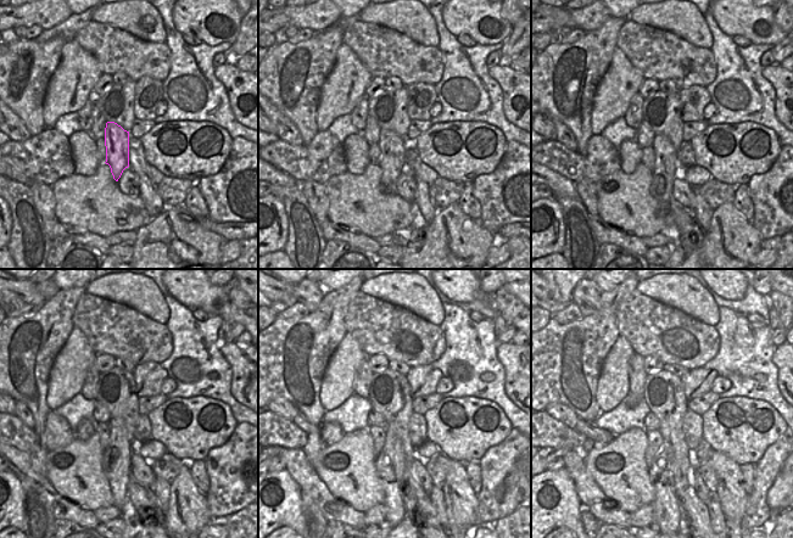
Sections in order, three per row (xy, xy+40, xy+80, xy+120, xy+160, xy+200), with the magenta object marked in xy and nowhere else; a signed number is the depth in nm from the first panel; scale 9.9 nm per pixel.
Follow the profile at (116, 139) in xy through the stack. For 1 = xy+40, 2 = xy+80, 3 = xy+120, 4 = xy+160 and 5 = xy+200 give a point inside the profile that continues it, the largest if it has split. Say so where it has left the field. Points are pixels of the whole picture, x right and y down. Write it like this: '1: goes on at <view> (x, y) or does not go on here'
1: goes on at xy+40 (392, 162)
2: goes on at xy+80 (666, 168)
3: goes on at xy+120 (116, 464)
4: goes on at xy+160 (390, 465)
5: goes on at xy+200 (669, 516)

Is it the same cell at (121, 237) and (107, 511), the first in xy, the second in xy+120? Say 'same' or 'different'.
same

